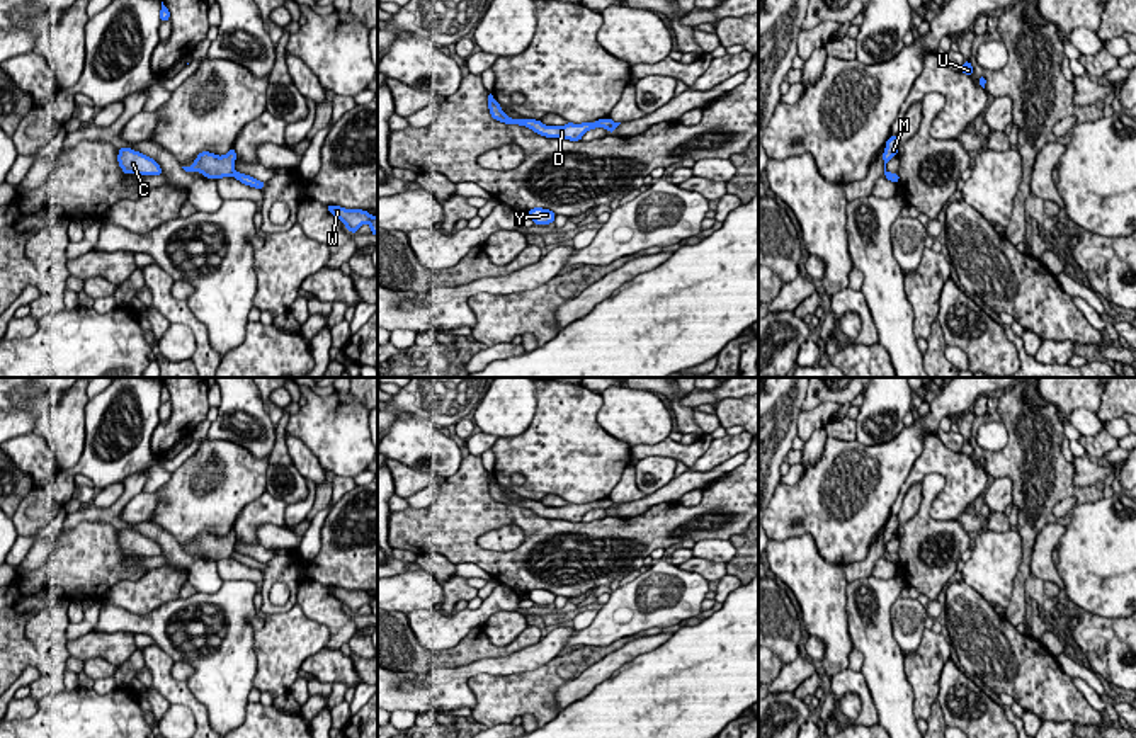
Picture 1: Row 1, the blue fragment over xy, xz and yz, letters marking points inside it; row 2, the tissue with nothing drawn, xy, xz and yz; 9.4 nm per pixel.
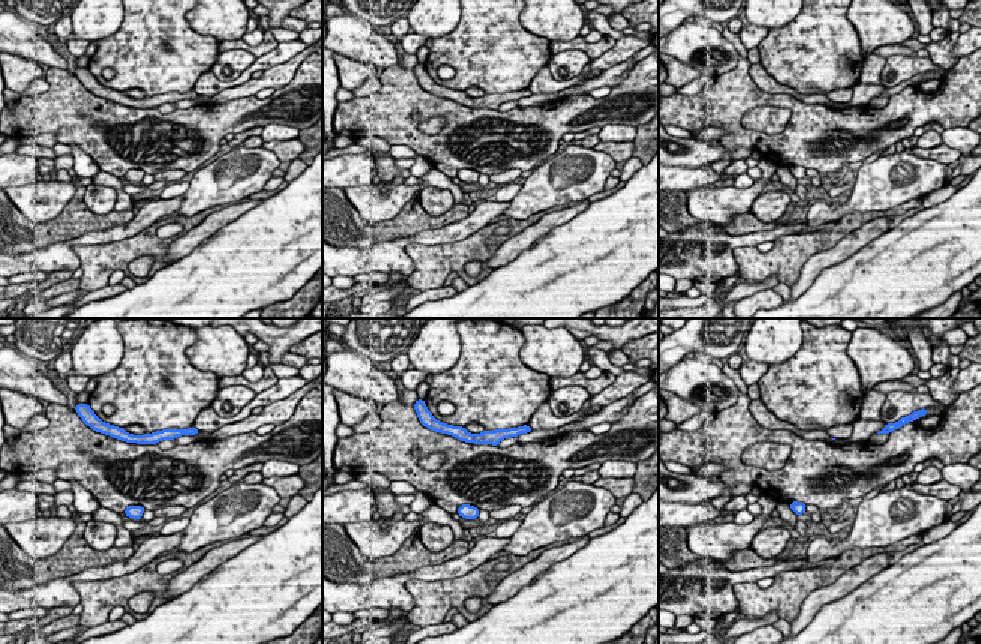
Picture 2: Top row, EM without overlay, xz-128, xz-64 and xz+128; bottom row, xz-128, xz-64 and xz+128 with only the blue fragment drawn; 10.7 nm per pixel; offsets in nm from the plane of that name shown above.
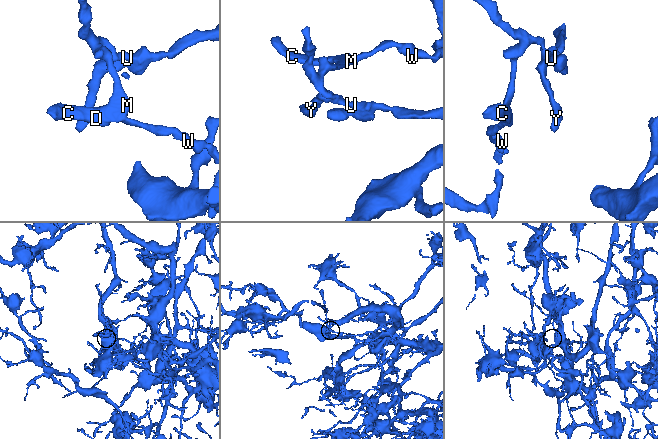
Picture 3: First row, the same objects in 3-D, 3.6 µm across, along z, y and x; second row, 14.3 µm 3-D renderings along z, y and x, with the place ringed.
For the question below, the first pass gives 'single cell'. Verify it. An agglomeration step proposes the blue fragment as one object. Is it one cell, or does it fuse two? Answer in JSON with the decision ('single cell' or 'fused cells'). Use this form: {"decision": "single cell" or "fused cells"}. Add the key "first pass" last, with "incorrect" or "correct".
{"decision": "fused cells", "first pass": "incorrect"}

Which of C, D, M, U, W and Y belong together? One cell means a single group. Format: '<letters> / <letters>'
C D M U Y / W

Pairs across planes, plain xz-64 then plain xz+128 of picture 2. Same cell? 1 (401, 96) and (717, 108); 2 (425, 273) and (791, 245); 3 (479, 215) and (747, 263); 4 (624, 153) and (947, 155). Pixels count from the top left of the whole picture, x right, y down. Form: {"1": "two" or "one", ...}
{"1": "one", "2": "one", "3": "two", "4": "one"}

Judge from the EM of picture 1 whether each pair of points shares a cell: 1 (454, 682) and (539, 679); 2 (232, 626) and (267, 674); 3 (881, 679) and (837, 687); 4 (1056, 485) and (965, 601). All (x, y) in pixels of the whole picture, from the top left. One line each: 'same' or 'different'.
1: different
2: different
3: different
4: different

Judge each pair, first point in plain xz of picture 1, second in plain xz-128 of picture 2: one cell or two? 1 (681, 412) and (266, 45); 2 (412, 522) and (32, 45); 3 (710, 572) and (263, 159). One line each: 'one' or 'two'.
1: two
2: two
3: two

